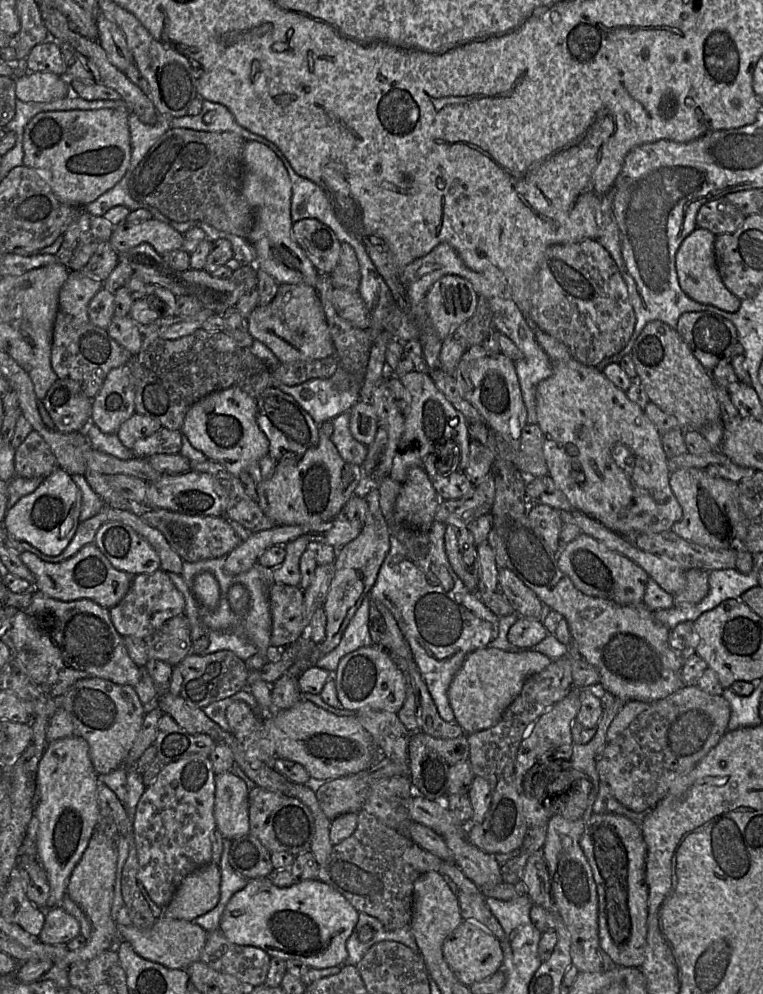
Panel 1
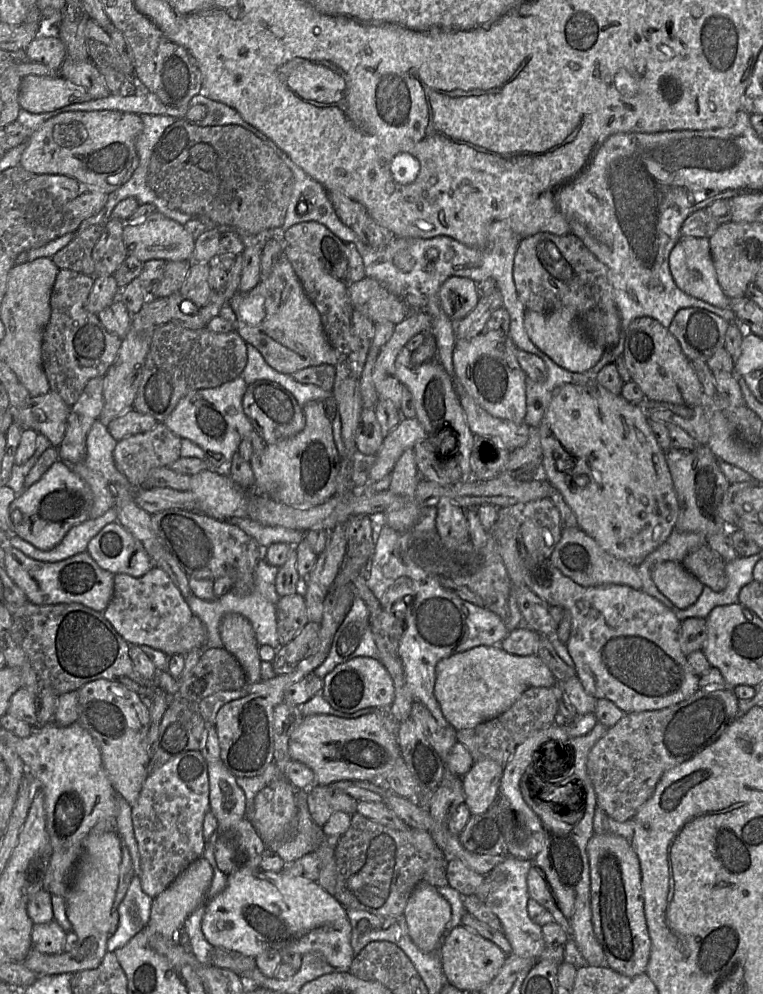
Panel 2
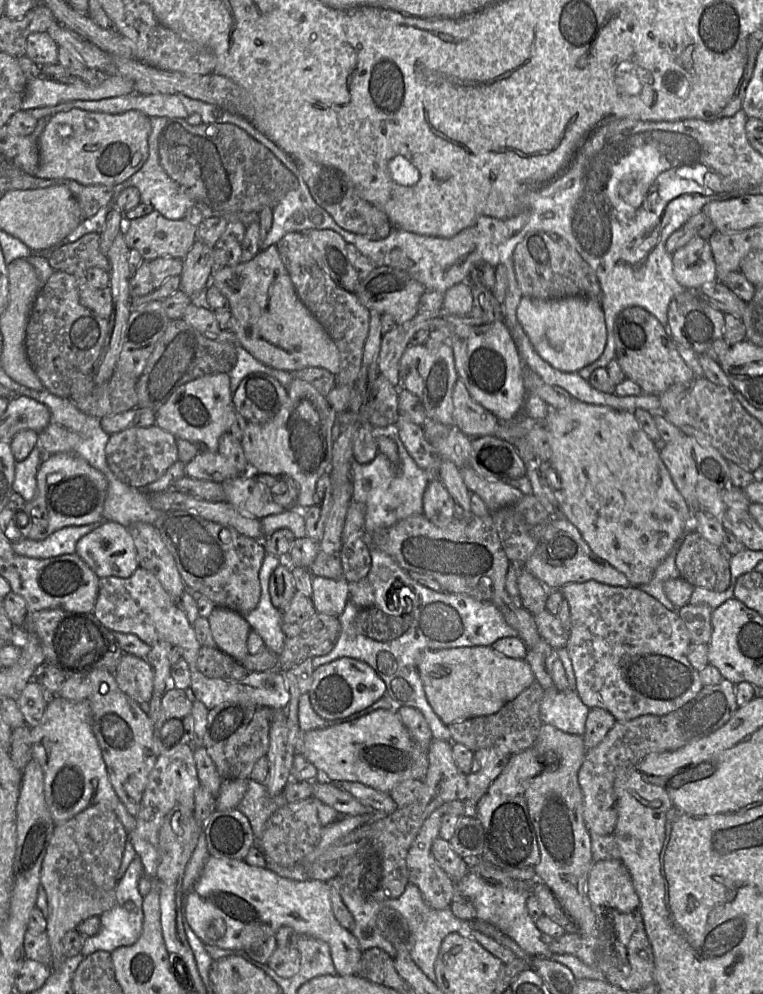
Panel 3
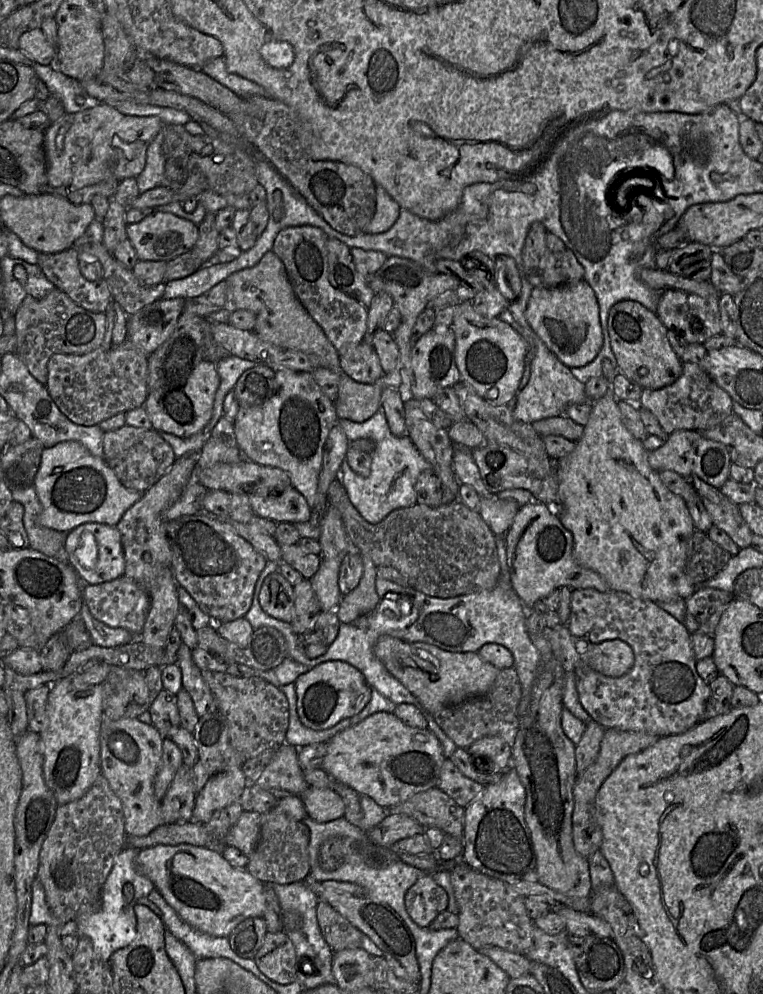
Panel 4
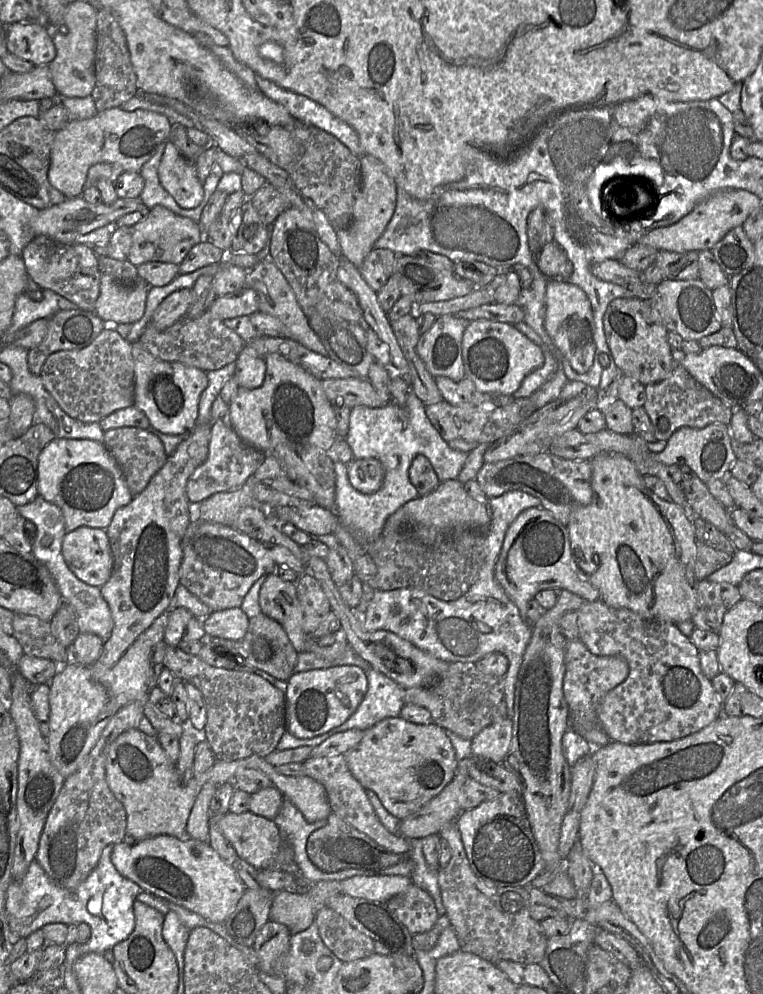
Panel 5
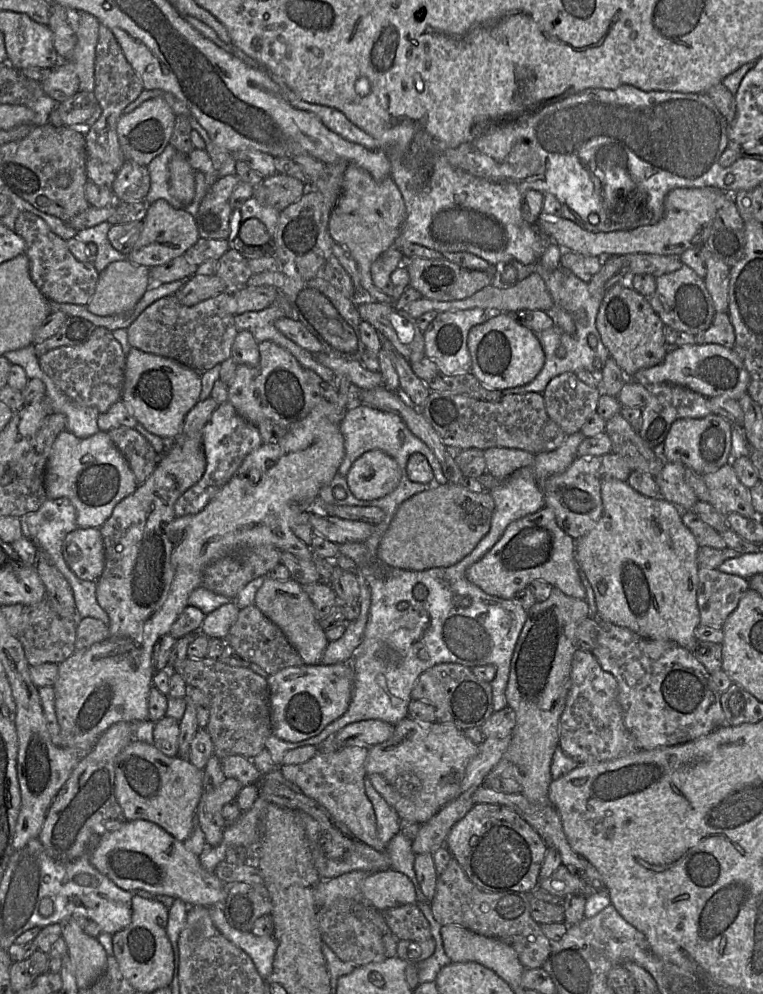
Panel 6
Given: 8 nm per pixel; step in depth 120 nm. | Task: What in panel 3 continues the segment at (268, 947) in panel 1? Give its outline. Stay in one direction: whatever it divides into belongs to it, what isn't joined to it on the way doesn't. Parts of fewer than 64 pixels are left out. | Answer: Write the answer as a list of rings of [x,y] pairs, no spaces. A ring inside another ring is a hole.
[[[209,856],[199,878],[186,895],[184,919],[204,944],[231,950],[243,950],[249,943],[275,936],[280,927],[289,926],[298,935],[325,941],[340,976],[356,975],[363,953],[356,937],[338,922],[332,911],[329,882],[310,879],[296,881],[282,877],[267,867],[251,866],[241,860]]]

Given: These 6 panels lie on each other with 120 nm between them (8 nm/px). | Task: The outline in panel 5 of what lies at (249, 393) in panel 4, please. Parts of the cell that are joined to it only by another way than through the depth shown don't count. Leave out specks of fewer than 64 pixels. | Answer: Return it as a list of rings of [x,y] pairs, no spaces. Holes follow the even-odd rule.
[[[244,346],[235,364],[234,377],[239,387],[255,389],[263,384],[266,375],[266,361],[253,349]]]

